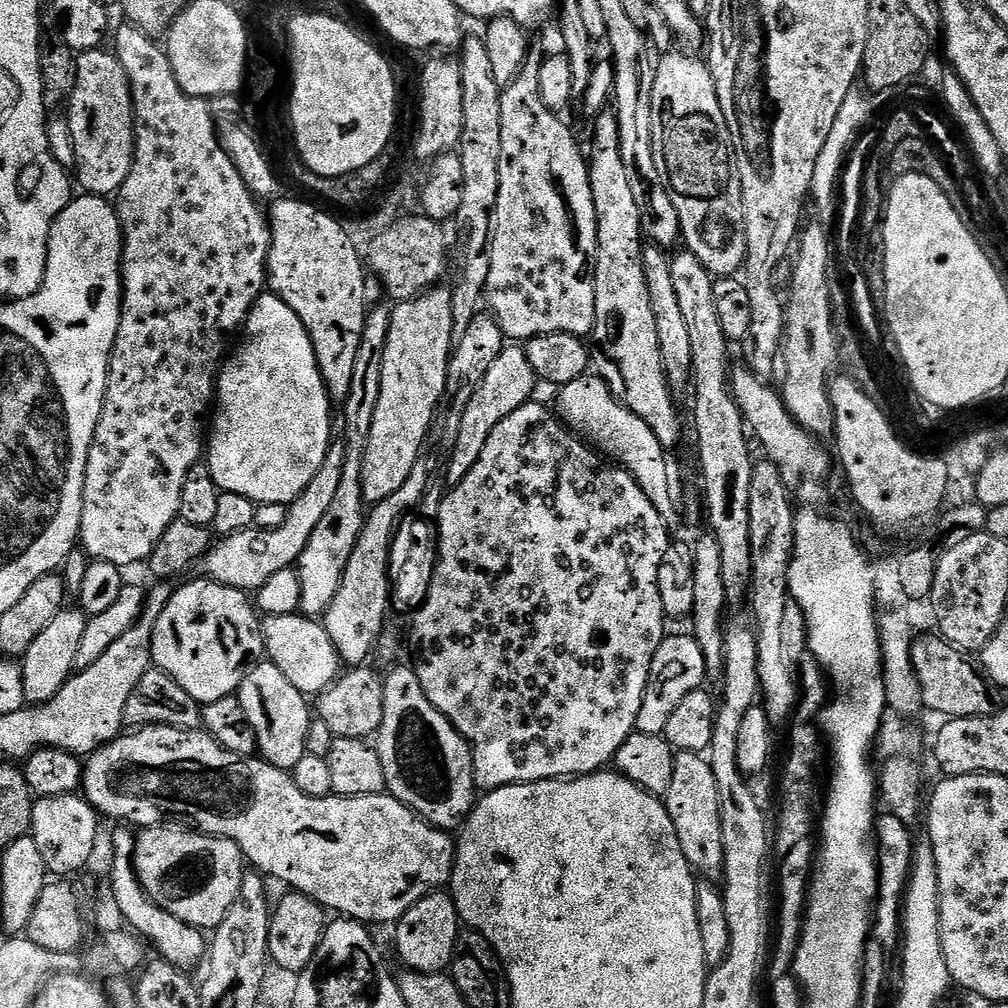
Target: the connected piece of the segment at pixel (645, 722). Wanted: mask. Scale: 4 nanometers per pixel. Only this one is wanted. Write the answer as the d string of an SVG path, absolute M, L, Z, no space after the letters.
M665 635L654 654L654 662L650 662L650 674L646 682L646 690L642 694L642 710L638 710L636 731L663 736L670 714L674 714L675 708L681 704L682 698L686 698L686 694L701 691L703 684L700 683L703 680L706 680L704 659L695 636Z

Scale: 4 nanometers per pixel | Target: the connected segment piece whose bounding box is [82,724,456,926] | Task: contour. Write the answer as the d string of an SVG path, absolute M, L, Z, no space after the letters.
M150 724L141 727L139 730L132 730L132 733L121 734L116 739L104 744L87 757L84 764L84 778L82 781L82 792L89 804L96 809L97 813L105 817L113 816L116 822L127 822L137 829L155 828L163 825L173 816L173 821L189 820L189 825L195 826L199 831L209 836L222 836L225 840L235 840L237 846L244 852L244 859L255 871L265 877L273 876L276 880L281 880L291 891L301 892L308 896L316 904L325 910L333 908L336 914L341 917L358 920L365 926L372 924L395 925L410 910L410 906L417 904L429 892L439 892L452 879L452 864L456 861L456 846L451 836L443 828L434 828L428 821L405 804L397 804L396 799L391 794L381 794L379 796L338 796L330 795L322 798L310 798L298 790L298 786L292 780L291 775L285 769L276 768L263 758L255 755L239 756L230 750L226 750L217 742L213 736L208 735L203 730L193 730L190 728L171 728L165 724Z

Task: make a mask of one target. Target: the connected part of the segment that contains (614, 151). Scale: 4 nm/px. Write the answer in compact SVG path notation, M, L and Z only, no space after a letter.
M600 114L595 117L596 125L592 128L592 153L587 153L588 177L590 178L590 190L594 194L594 210L596 211L596 221L598 222L598 246L596 247L596 327L594 329L594 368L600 379L605 380L608 388L620 403L628 407L650 430L654 430L654 438L666 450L672 450L672 447L680 440L680 416L676 413L676 404L672 401L674 389L668 382L668 376L664 373L662 366L662 354L658 346L658 326L654 326L654 310L650 310L650 290L646 290L646 274L644 273L644 249L645 241L642 239L642 229L640 227L640 203L638 198L634 198L634 190L630 186L630 178L626 178L626 166L622 163L622 150L620 149L620 135L618 134L618 122L615 115Z

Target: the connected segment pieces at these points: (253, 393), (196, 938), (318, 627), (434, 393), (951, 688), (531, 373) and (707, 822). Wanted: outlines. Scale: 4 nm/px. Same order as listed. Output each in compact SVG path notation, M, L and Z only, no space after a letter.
M276 296L257 298L242 325L244 341L240 349L223 361L216 378L214 415L206 440L206 463L221 492L242 494L261 504L291 505L306 490L326 462L332 434L333 401L328 398L322 374L306 326Z
M120 826L116 833L112 836L112 881L110 887L114 894L114 898L118 900L118 907L124 915L124 923L136 936L143 938L149 945L150 943L156 947L155 955L161 960L170 962L176 968L192 970L196 963L203 961L206 956L206 936L199 928L192 928L186 922L182 922L182 918L174 918L174 914L170 914L166 910L159 908L151 898L146 894L140 885L140 879L136 874L136 866L132 862L132 855L136 852L136 836L133 829L128 826Z
M303 614L264 616L262 623L264 625L264 646L267 659L276 664L278 670L282 670L282 674L286 674L286 678L290 678L290 682L294 682L294 686L298 691L304 693L305 697L315 698L319 696L322 690L326 690L334 683L336 677L341 675L342 661L336 652L330 634L324 629L323 623L319 619L309 618Z
M437 286L420 293L412 300L397 303L392 308L390 338L386 338L386 354L382 362L382 394L378 394L378 410L374 410L374 426L370 426L370 438L362 470L362 490L369 505L390 498L394 490L409 483L413 479L411 476L416 468L416 459L419 458L420 451L426 448L432 419L437 419L440 402L444 399L448 362L452 359L451 298L452 293L448 288Z
M943 636L915 637L912 646L914 670L917 672L918 682L921 686L923 707L937 712L940 718L970 718L971 716L991 716L997 711L996 696L990 689L989 681L983 671L975 663L971 664L969 657L960 649L948 643Z
M505 346L502 354L498 354L498 359L490 365L486 378L482 378L482 386L474 390L474 398L470 398L462 414L462 422L458 424L454 454L446 462L449 485L460 484L462 478L470 474L474 462L478 462L478 454L482 454L482 446L486 446L486 438L494 434L494 426L498 426L502 418L514 414L514 410L518 410L533 399L537 381L538 377L534 366L530 364L527 351L520 346Z
M677 751L674 758L674 778L670 790L662 797L678 834L678 846L686 854L686 862L697 877L713 882L724 875L722 846L722 810L718 802L718 782L714 782L711 763L701 753Z

